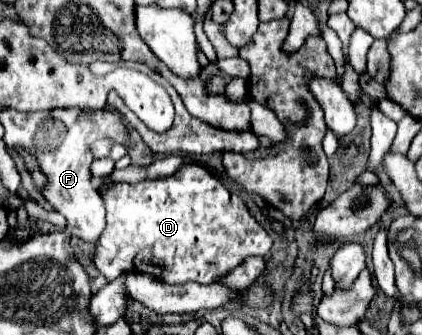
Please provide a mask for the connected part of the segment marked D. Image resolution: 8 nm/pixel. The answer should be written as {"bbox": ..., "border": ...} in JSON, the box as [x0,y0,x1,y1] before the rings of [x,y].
{"bbox":[95,162,273,284],"border":[[[185,162],[181,170],[169,178],[141,180],[137,184],[109,184],[103,190],[103,202],[107,208],[107,228],[97,244],[95,266],[107,280],[115,280],[123,272],[145,272],[159,282],[165,280],[167,284],[211,284],[245,262],[245,258],[269,254],[273,246],[273,238],[251,216],[245,200],[227,190],[217,176],[196,162]]]}

